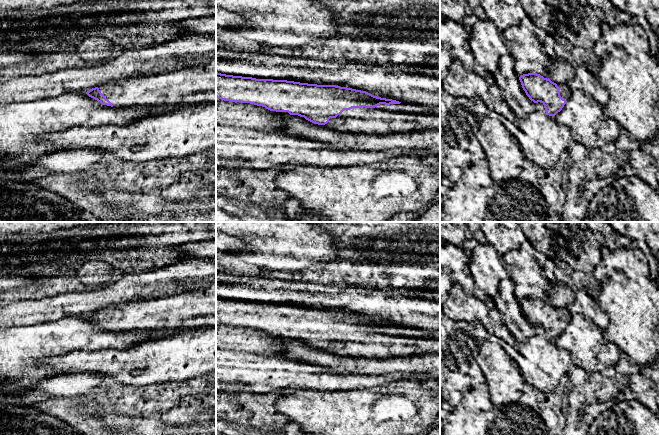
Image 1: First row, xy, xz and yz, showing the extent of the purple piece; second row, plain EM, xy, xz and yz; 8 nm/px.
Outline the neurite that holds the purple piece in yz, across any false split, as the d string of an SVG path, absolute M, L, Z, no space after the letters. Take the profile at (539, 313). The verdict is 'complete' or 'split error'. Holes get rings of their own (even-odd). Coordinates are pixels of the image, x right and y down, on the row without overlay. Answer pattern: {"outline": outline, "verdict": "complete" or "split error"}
{"outline": "M537 297L519 301L526 319L534 327L541 326L549 340L555 340L569 324L572 315L567 308L556 308Z", "verdict": "split error"}

